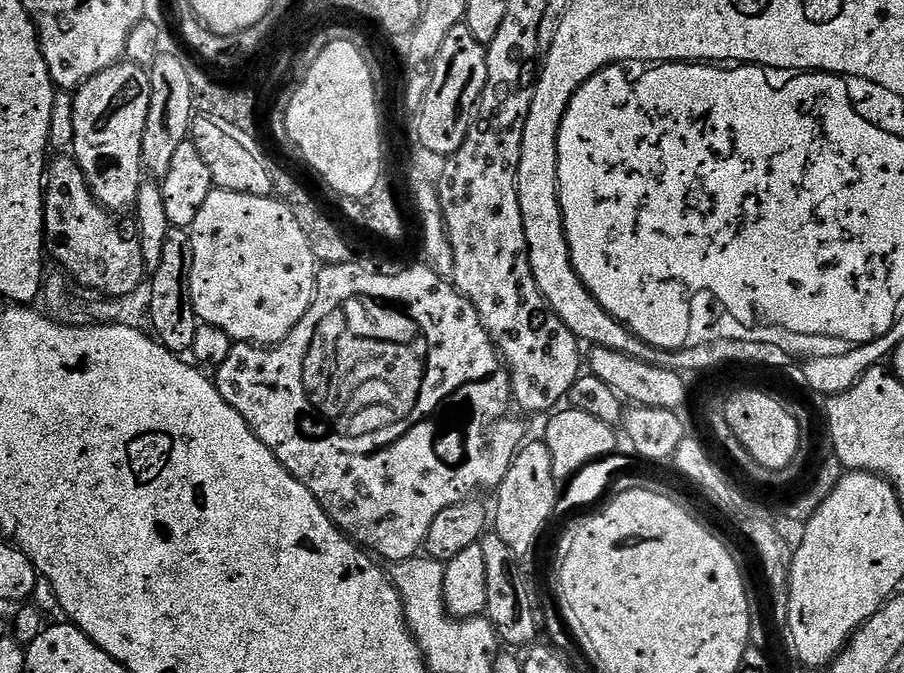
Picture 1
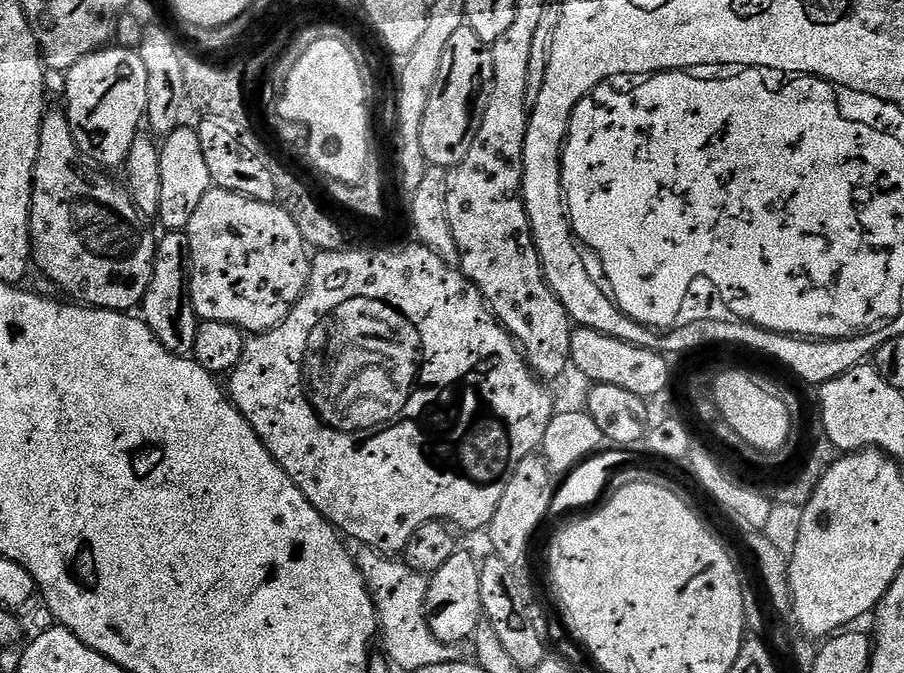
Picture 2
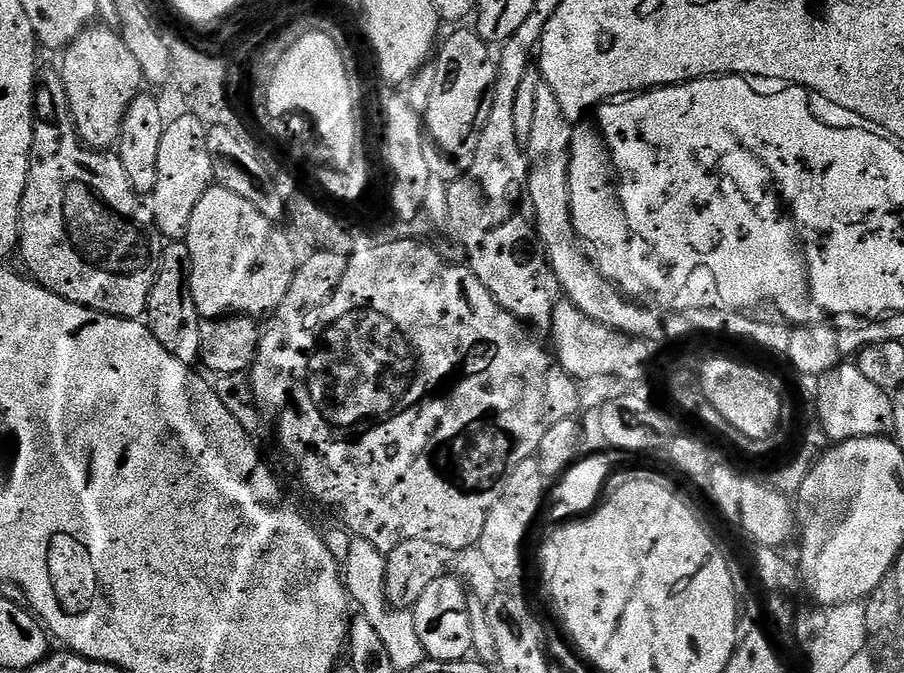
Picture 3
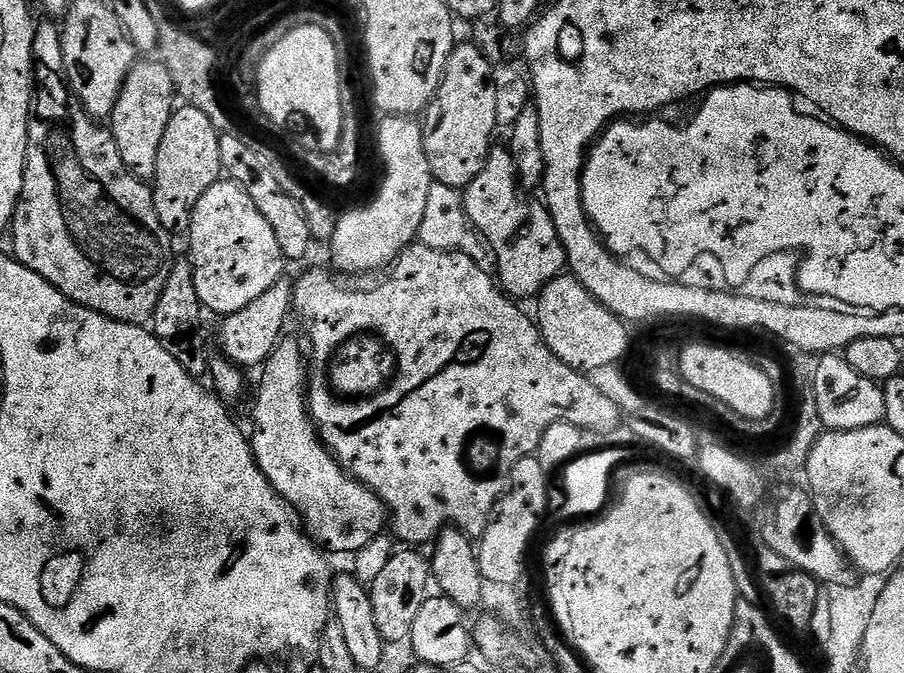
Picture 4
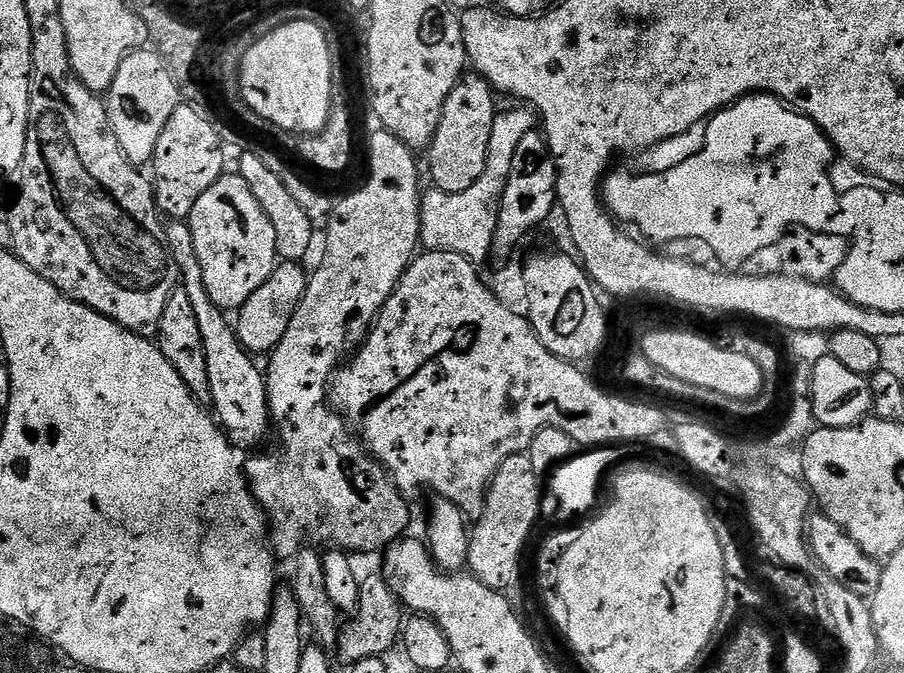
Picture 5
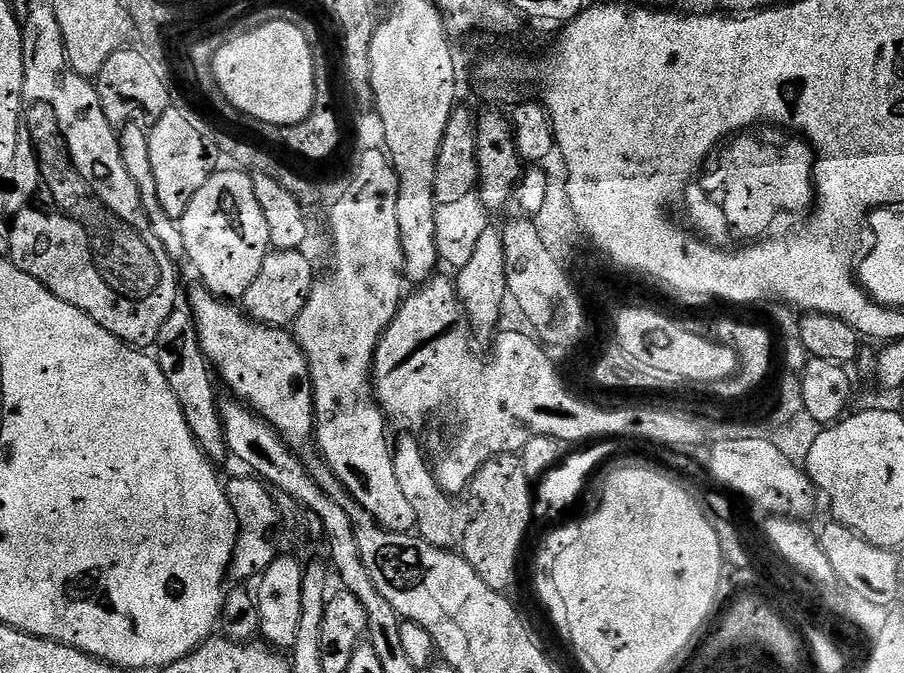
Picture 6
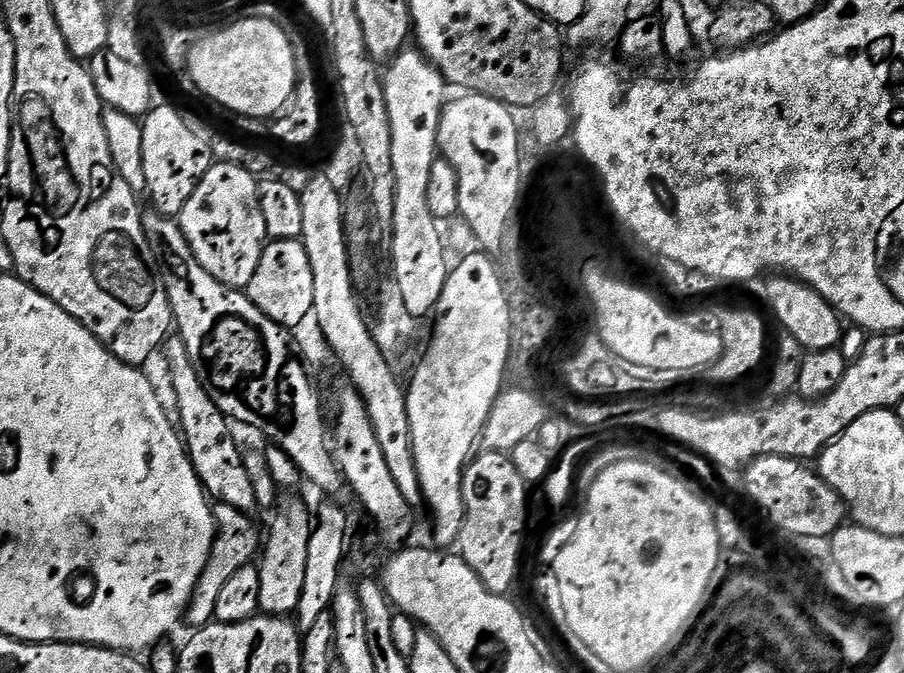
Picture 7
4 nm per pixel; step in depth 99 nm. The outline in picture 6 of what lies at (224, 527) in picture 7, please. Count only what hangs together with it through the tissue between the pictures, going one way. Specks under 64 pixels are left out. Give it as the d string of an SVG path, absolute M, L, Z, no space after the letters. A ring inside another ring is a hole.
M243 474L225 485L225 492L231 508L236 513L239 524L238 542L232 555L232 565L228 567L229 579L234 582L257 579L276 559L279 550L276 544L277 526L279 525L273 493L257 477Z

